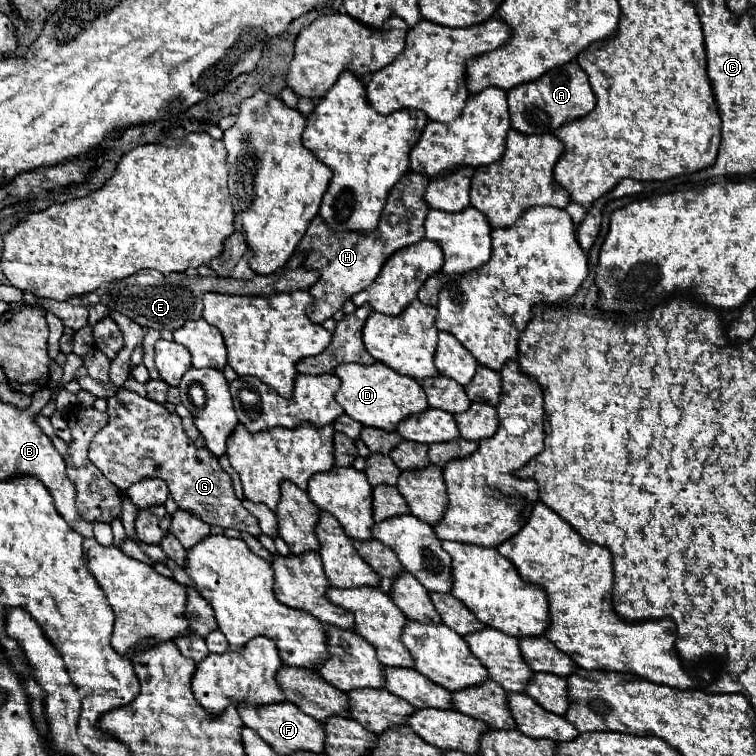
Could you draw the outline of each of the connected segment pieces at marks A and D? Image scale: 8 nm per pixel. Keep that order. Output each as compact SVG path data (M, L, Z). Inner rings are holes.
M571 61L563 67L547 71L543 77L539 77L533 83L513 87L507 93L507 101L509 101L509 113L511 113L511 127L515 131L525 135L543 135L543 133L555 131L567 121L587 115L589 111L593 111L597 99L589 85L587 73L579 67L577 61Z
M345 363L335 369L335 375L341 379L341 387L335 393L337 403L345 409L345 413L351 419L359 421L365 427L375 427L391 433L403 419L429 409L423 389L415 379L389 371L389 367L383 367L379 363L373 365Z

